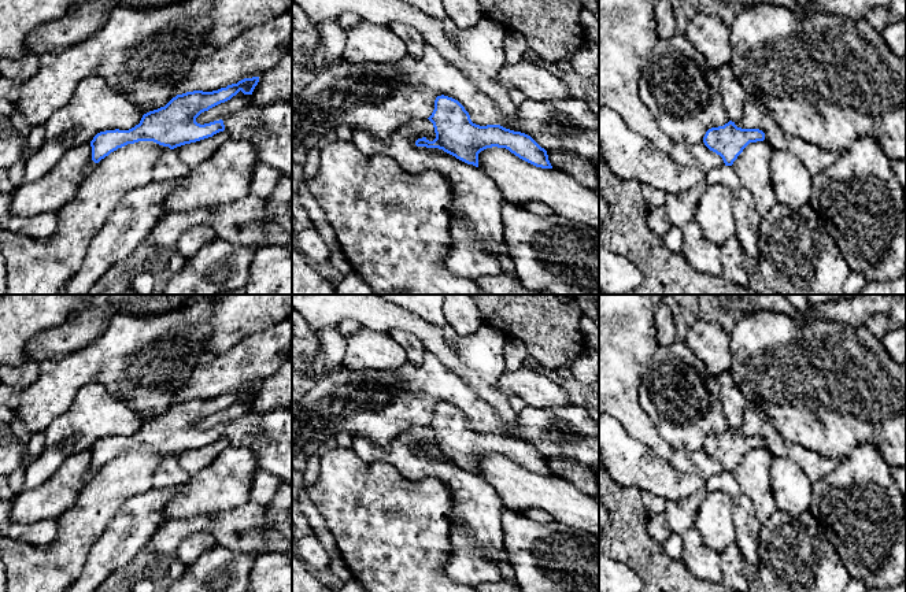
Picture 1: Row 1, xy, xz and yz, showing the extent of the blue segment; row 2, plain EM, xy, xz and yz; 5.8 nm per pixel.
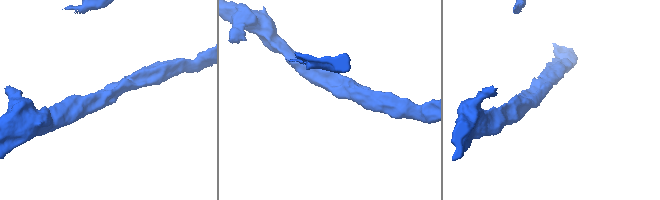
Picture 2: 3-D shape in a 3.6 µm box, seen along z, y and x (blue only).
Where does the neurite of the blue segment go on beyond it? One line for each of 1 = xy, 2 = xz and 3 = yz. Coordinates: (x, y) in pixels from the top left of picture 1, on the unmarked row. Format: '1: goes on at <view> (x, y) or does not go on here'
1: does not go on here
2: does not go on here
3: does not go on here

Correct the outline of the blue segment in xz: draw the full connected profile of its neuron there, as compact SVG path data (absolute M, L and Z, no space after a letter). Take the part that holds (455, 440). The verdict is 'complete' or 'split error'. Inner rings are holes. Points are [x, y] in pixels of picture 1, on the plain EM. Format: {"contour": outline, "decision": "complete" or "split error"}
{"contour": "M437 403L434 417L428 425L436 445L415 448L417 454L439 455L456 466L478 474L478 460L487 455L506 455L519 466L541 476L552 476L547 458L530 443L500 432L480 433L472 429L469 419L455 406Z", "decision": "complete"}

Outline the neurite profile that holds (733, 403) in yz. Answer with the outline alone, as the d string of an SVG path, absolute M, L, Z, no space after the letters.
M728 371L718 374L717 380L721 391L722 412L729 428L736 429L743 423L744 410L748 403Z

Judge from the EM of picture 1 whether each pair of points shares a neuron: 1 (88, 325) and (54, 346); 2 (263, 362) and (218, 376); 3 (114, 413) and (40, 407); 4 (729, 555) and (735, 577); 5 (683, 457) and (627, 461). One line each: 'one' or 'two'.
1: one
2: one
3: two
4: one
5: two

